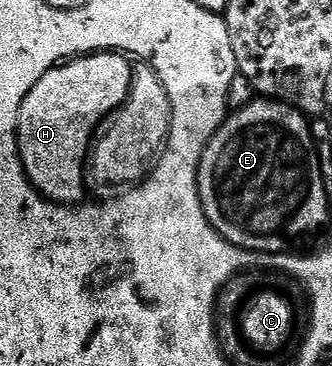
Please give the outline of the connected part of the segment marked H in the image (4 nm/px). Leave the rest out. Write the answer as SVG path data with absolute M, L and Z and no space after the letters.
M93 52L91 55L82 56L79 62L77 64L72 64L71 67L53 67L35 83L35 87L31 89L27 97L24 98L23 105L20 106L17 147L20 149L21 163L24 165L24 171L27 173L28 179L31 180L33 187L36 188L45 199L49 199L53 203L60 203L61 206L74 206L80 204L84 200L82 199L85 195L83 179L85 175L87 177L87 164L91 153L93 134L102 120L125 103L125 99L130 93L130 85L132 83L132 62L120 52Z

